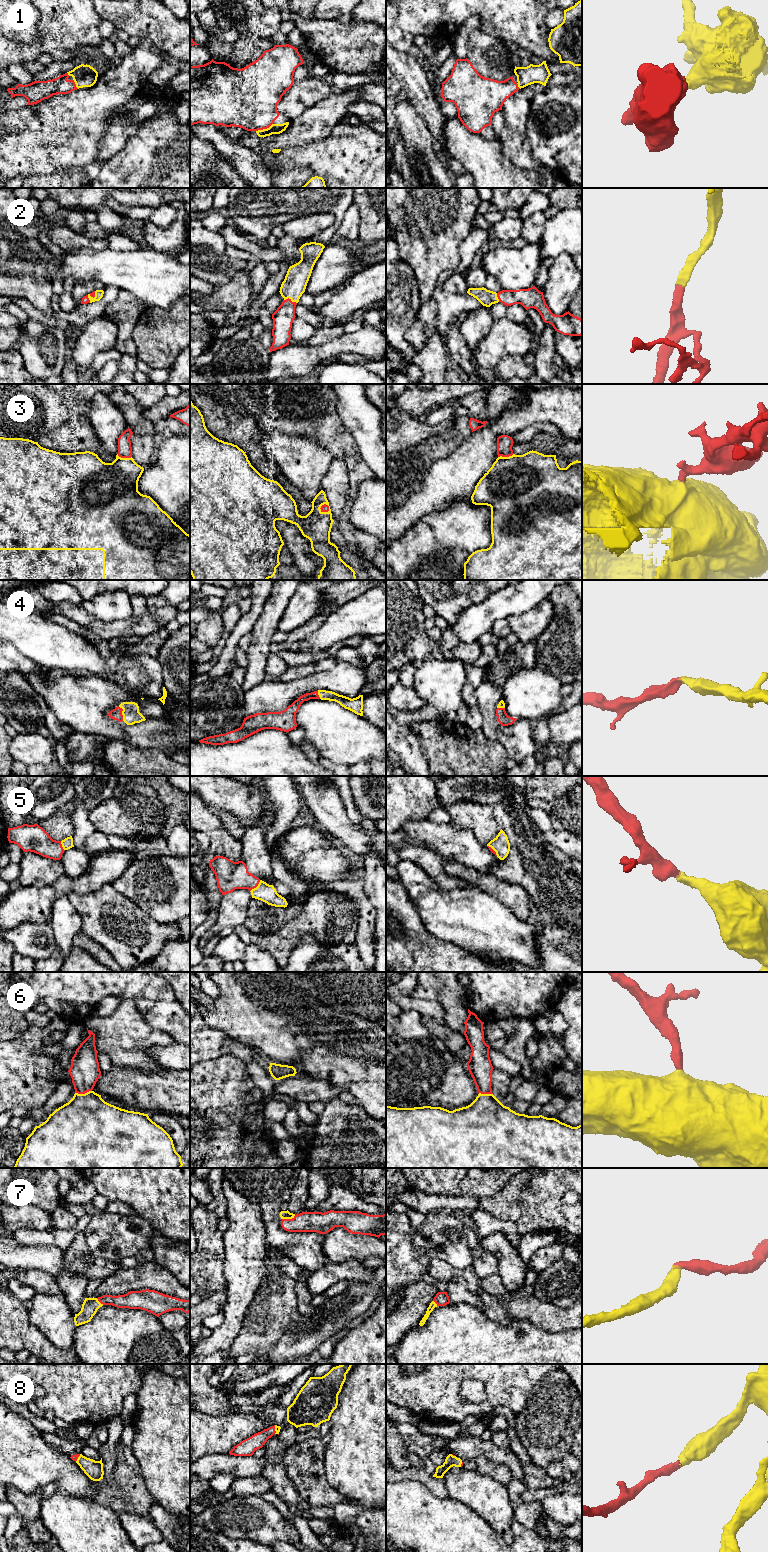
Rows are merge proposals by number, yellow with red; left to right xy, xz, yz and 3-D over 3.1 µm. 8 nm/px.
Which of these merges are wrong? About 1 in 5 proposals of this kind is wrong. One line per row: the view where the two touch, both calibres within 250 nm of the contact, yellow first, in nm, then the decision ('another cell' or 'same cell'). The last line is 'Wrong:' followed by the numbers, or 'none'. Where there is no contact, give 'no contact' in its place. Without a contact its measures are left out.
1: xz | 80/440 nm | same cell
2: xz | 190/170 nm | same cell
3: yz | 500/130 nm | same cell
4: xy | 140/90 nm | same cell
5: xz | 150/240 nm | same cell
6: xy | 480/240 nm | same cell
7: xz | 60/160 nm | same cell
8: xz | 50/120 nm | same cell
Wrong: none

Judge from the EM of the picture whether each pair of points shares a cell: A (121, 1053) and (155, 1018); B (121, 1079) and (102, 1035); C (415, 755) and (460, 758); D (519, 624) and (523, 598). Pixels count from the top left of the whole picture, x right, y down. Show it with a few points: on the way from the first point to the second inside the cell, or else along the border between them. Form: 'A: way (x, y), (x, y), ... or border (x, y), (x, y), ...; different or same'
A: border (135, 1005), (141, 1016), (151, 1026), (170, 1035); different
B: border (112, 1064), (118, 1067), (138, 1068); different
C: border (413, 735), (418, 740), (428, 765); different
D: border (541, 600), (528, 610), (511, 614), (506, 618); different

